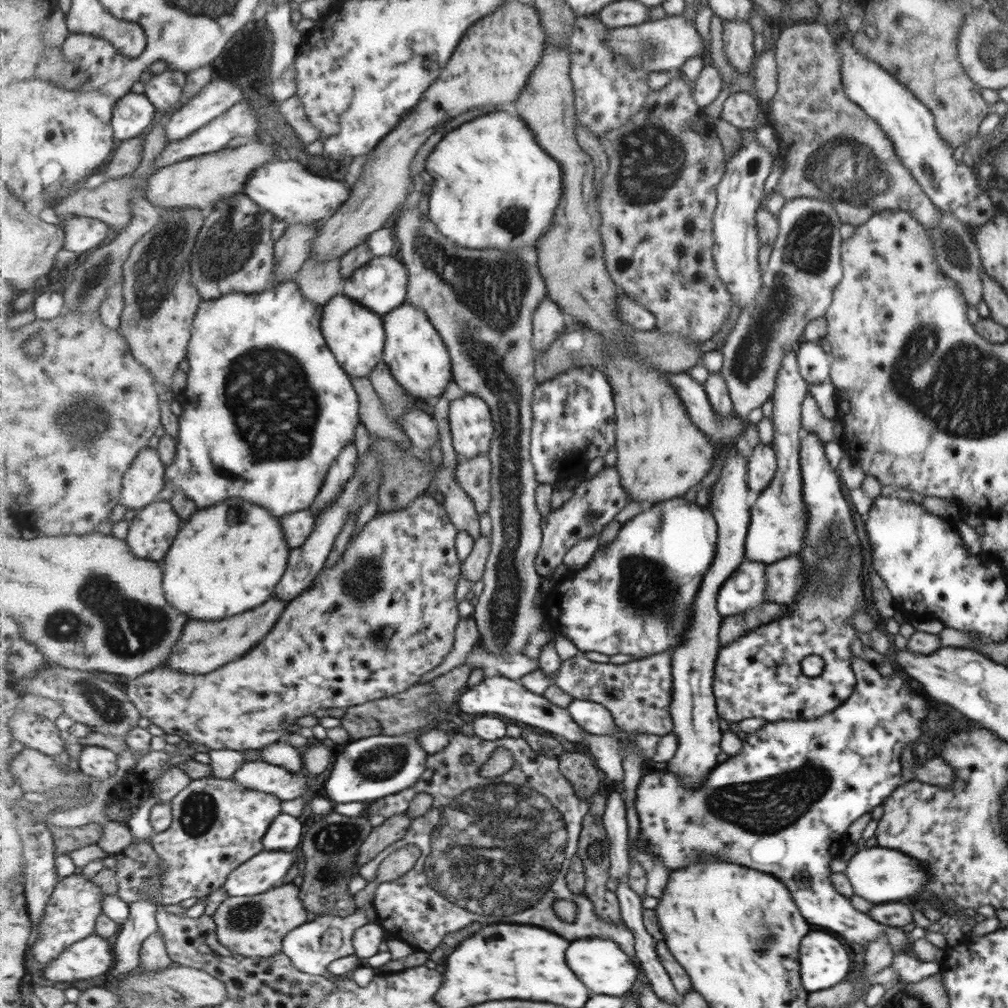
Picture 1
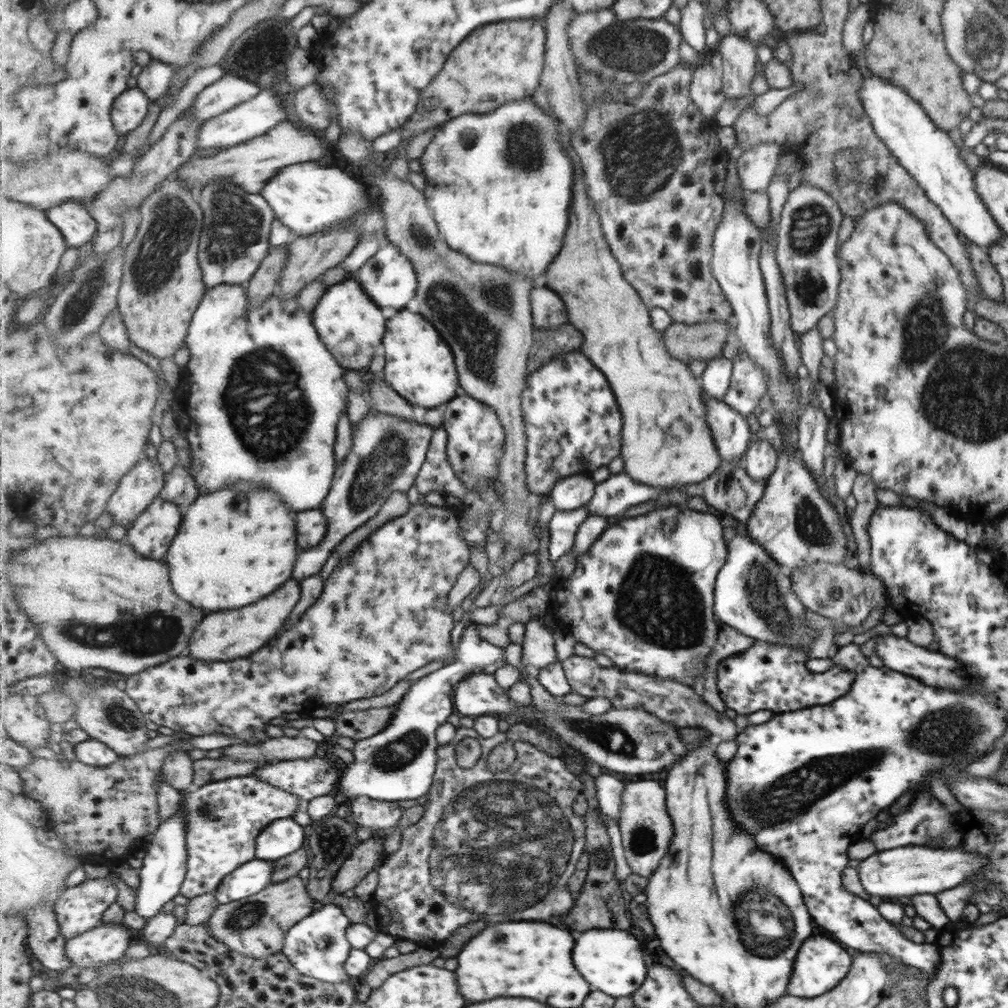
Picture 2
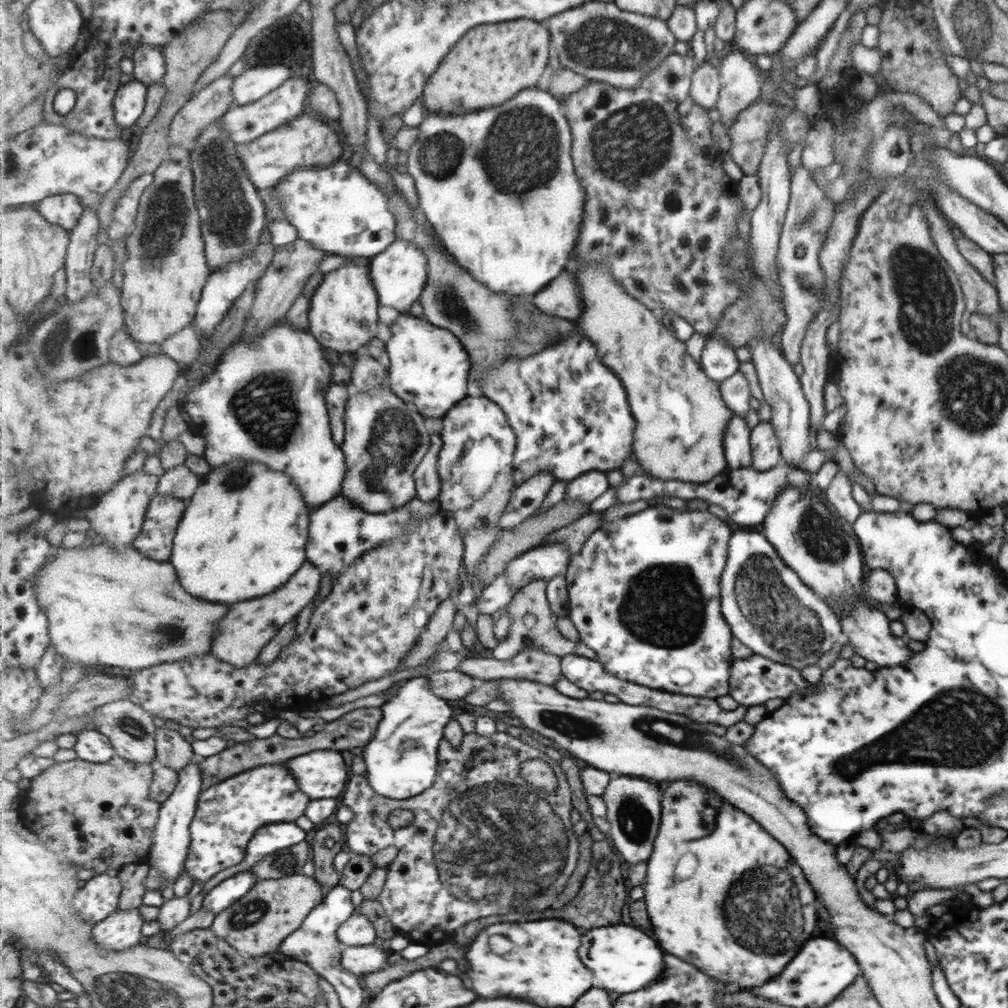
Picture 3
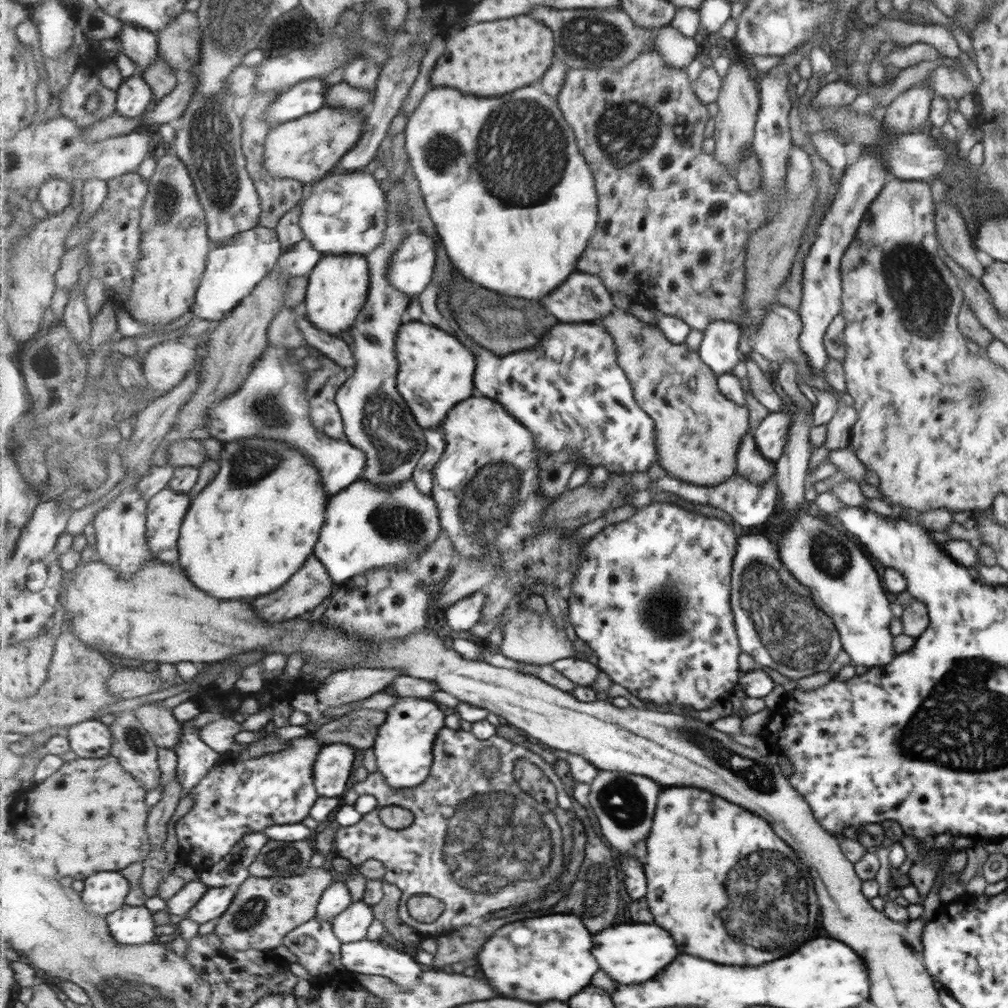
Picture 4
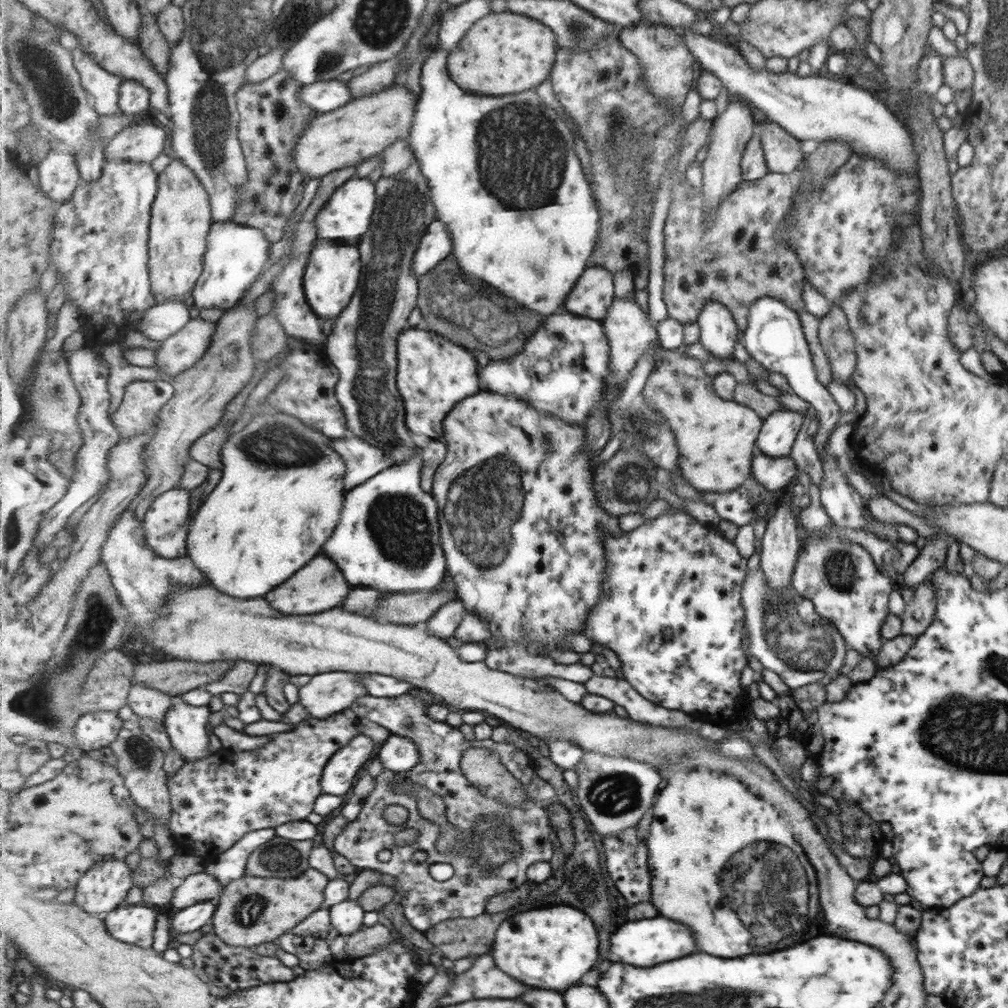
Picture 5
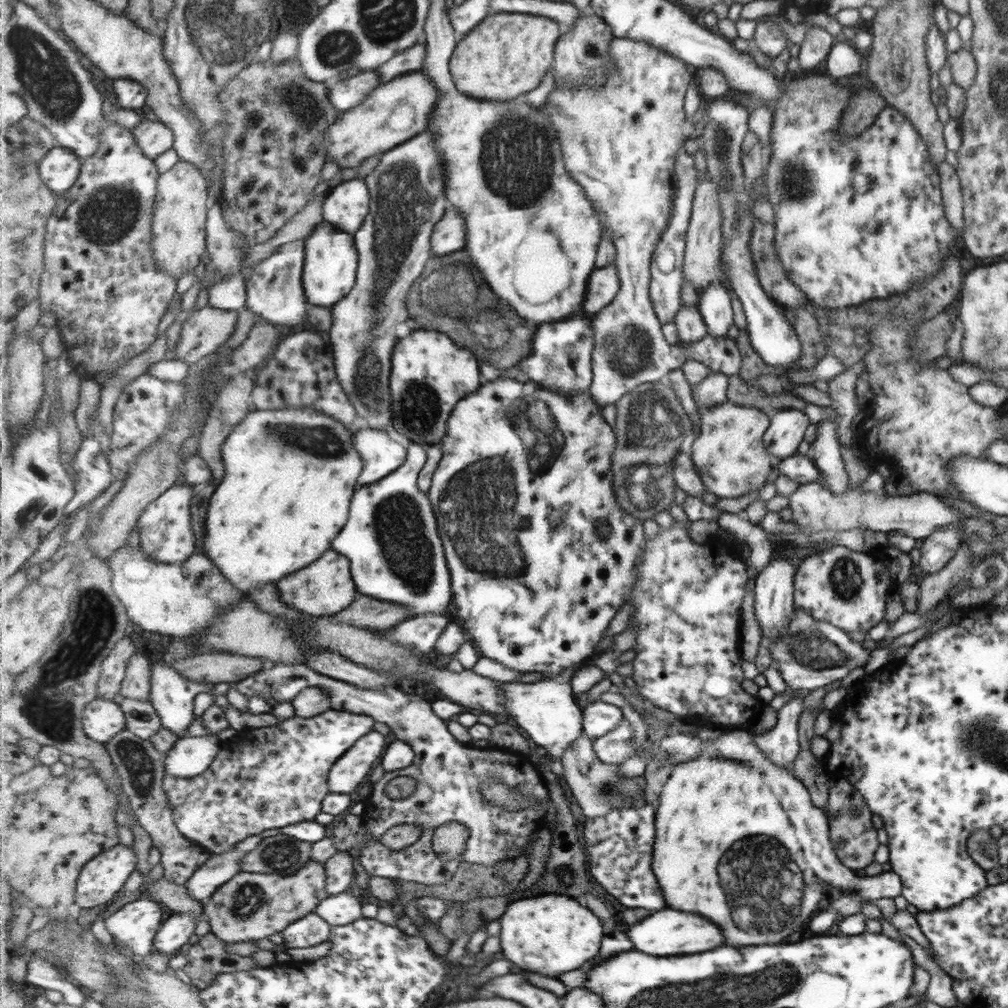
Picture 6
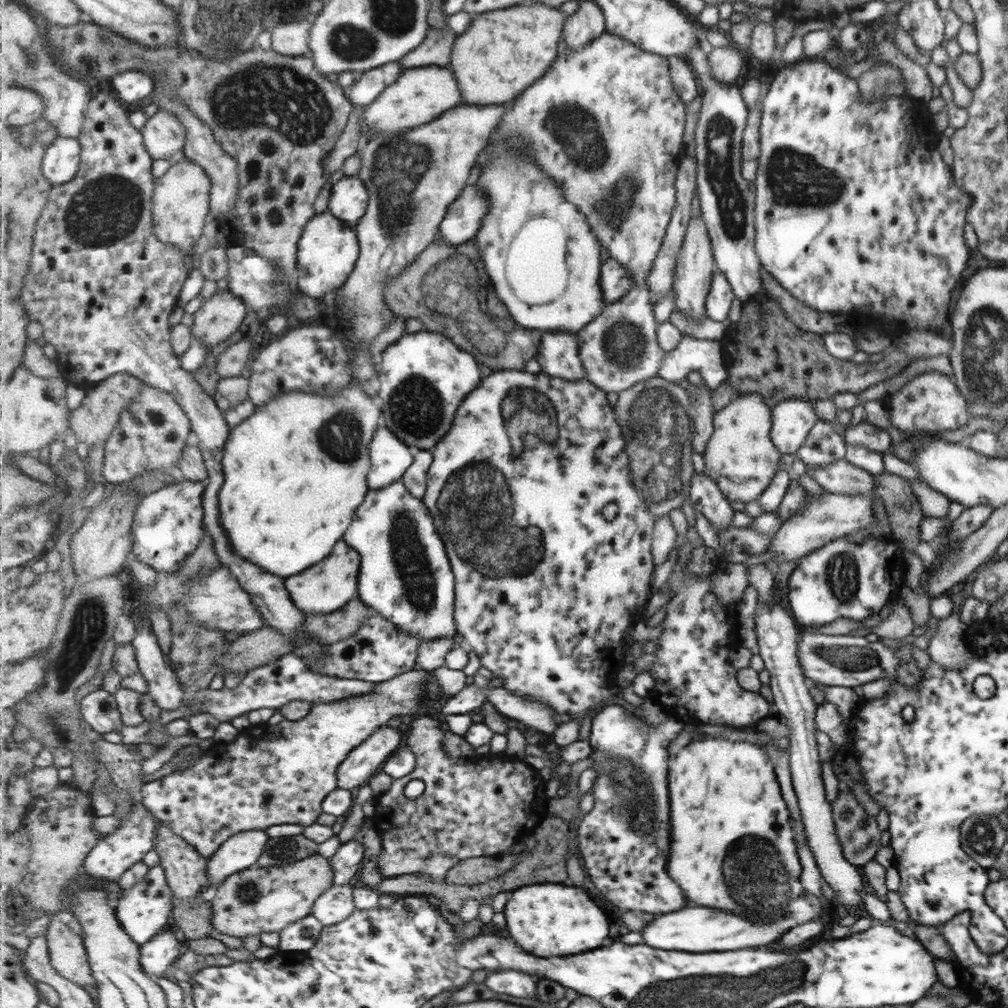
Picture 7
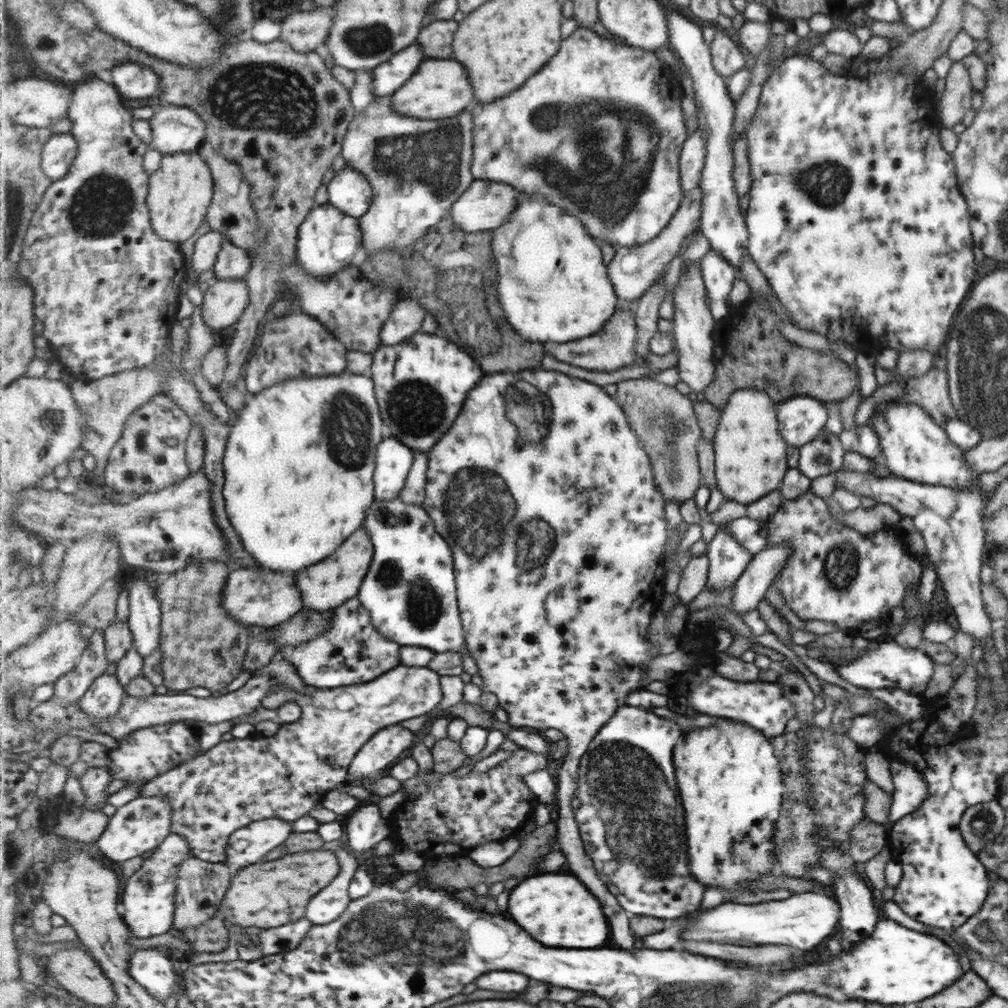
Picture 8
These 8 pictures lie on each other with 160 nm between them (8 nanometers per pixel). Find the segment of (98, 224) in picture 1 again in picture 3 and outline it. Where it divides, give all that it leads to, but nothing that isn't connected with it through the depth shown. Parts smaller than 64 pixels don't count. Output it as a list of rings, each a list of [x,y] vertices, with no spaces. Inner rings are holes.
[[[64,194],[49,196],[36,208],[49,222],[57,223],[72,232],[84,213],[85,206],[77,195]]]

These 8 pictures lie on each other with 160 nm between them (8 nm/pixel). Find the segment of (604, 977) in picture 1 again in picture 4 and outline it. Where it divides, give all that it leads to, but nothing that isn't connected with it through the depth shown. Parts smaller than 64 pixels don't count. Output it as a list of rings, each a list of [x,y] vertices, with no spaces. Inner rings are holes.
[[[635,924],[635,926],[615,926],[607,928],[605,932],[593,936],[597,940],[597,948],[593,948],[593,954],[597,956],[601,970],[603,970],[617,984],[643,984],[655,979],[673,959],[677,956],[678,949],[669,932],[659,928],[657,924]]]

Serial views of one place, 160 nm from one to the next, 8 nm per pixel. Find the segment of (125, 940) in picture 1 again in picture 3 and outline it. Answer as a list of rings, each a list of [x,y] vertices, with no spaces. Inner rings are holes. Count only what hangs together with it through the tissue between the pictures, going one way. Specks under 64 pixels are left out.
[[[195,756],[195,760],[182,768],[178,773],[179,780],[174,793],[162,803],[160,819],[154,832],[154,845],[149,854],[148,863],[153,863],[155,868],[165,878],[167,888],[174,887],[181,873],[186,871],[186,860],[192,841],[190,824],[196,815],[198,802],[203,788],[202,766],[203,758]]]

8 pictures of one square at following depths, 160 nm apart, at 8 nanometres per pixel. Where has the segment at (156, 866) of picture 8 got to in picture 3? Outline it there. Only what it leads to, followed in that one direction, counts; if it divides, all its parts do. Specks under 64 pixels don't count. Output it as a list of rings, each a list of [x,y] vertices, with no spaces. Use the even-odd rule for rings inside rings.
[[[137,909],[118,910],[94,925],[93,940],[105,950],[134,949],[145,941],[141,932],[145,920]]]

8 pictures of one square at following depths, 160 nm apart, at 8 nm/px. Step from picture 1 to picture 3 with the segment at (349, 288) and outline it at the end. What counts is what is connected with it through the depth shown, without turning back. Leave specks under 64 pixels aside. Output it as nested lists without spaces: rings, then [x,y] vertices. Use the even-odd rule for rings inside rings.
[[[396,239],[385,252],[371,258],[369,265],[372,268],[373,282],[380,296],[380,304],[407,312],[417,300],[420,300],[429,276],[429,257],[421,247],[408,240]]]

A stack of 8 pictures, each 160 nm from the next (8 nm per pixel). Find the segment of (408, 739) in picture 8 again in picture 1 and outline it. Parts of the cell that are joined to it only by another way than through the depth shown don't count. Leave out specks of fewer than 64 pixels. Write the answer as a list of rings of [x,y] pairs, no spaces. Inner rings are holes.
[[[257,759],[243,764],[233,779],[245,788],[272,794],[281,800],[295,800],[309,792],[309,783],[314,778],[305,770],[294,773]]]

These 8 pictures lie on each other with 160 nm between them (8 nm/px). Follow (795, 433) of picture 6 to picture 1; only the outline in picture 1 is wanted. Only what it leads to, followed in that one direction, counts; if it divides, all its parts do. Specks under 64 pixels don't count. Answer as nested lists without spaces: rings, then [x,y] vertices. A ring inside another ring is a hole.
[[[759,442],[750,450],[748,464],[749,501],[754,501],[757,495],[767,488],[776,473],[775,450],[770,445]]]

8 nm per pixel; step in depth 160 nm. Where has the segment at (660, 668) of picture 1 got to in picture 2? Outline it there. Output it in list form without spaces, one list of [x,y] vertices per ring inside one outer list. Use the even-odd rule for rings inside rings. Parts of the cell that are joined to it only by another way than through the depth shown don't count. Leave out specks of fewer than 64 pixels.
[[[571,655],[562,662],[566,678],[574,692],[594,699],[600,696],[609,698],[615,708],[645,709],[658,716],[658,719],[671,723],[676,729],[688,727],[690,730],[699,726],[711,734],[713,739],[728,741],[734,740],[738,732],[733,720],[725,717],[724,713],[717,713],[705,703],[698,689],[689,687],[671,679],[651,677],[644,673],[625,671],[612,666],[603,668],[591,657]]]

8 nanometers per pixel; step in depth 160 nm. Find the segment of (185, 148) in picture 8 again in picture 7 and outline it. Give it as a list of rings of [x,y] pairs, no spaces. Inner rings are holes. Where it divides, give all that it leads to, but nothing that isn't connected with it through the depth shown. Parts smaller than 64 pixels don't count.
[[[159,110],[148,119],[141,132],[154,160],[182,157],[188,134],[186,126],[174,112]]]

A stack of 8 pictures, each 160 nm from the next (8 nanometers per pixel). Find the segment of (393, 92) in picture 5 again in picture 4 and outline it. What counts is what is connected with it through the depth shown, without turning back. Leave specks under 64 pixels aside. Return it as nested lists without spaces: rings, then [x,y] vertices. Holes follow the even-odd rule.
[[[325,106],[297,120],[277,124],[266,138],[265,166],[272,175],[300,180],[305,186],[331,174],[341,159],[360,142],[365,119],[349,109]]]

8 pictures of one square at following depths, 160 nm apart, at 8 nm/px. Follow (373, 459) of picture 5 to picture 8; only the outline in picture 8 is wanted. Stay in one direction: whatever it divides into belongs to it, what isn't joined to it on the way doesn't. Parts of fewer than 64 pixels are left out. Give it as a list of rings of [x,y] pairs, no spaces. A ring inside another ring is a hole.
[[[385,438],[376,455],[376,500],[396,500],[408,482],[415,460],[412,448],[397,438]]]

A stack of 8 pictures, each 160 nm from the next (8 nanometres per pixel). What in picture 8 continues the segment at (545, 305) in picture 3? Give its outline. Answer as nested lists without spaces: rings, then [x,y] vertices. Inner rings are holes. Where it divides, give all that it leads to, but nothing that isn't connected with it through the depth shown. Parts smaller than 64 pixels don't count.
[[[698,182],[691,192],[687,192],[685,203],[680,204],[679,210],[669,219],[669,222],[656,239],[639,247],[618,249],[616,257],[608,265],[608,273],[610,279],[614,282],[617,296],[622,304],[640,299],[656,283],[656,280],[662,278],[662,272],[666,270],[671,258],[681,248],[685,236],[698,229],[702,205],[701,199],[701,188],[699,188]]]

